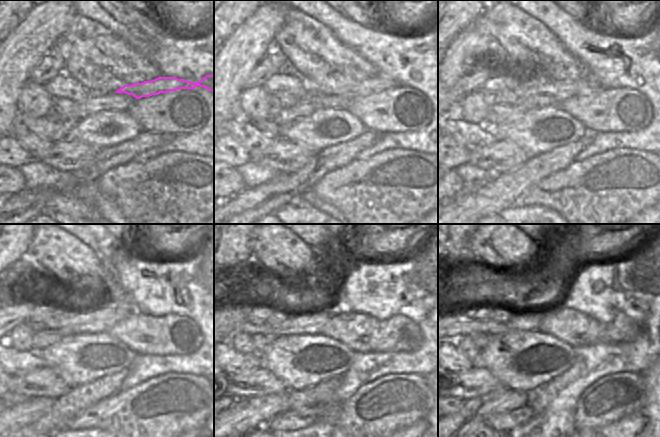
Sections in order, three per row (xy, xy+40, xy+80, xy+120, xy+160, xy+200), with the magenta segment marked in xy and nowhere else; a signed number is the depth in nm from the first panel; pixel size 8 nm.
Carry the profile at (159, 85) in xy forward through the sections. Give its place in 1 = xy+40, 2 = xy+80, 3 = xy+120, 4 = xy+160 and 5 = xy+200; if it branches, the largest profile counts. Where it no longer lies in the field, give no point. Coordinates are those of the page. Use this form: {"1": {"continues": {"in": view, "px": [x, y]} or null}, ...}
{"1": {"continues": {"in": "xy+40", "px": [377, 84]}}, "2": {"continues": {"in": "xy+80", "px": [533, 95]}}, "3": {"continues": {"in": "xy+120", "px": [96, 320]}}, "4": {"continues": {"in": "xy+160", "px": [312, 322]}}, "5": {"continues": {"in": "xy+200", "px": [528, 320]}}}

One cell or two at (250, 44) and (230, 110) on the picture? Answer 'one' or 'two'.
one

